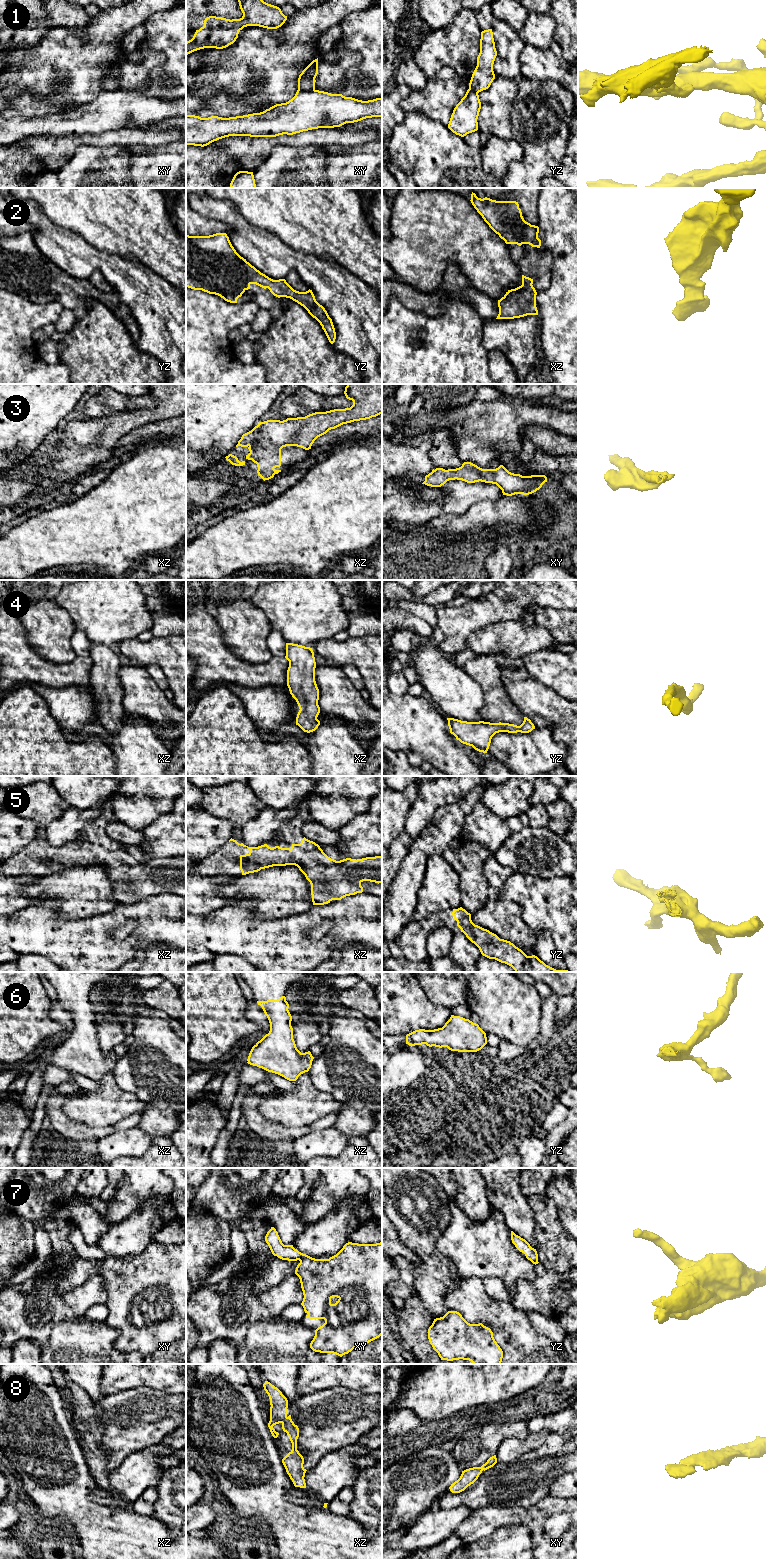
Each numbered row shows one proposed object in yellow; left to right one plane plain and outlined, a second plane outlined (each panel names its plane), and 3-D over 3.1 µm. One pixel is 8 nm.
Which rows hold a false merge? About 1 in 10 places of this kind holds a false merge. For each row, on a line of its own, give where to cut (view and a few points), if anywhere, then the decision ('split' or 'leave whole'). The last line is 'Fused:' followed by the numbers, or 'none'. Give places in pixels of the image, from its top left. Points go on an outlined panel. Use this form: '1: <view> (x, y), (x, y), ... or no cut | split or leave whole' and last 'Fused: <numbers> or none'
1: xy (298, 88), (314, 90) | split
2: no cut | leave whole
3: no cut | leave whole
4: no cut | leave whole
5: no cut | leave whole
6: no cut | leave whole
7: no cut | leave whole
8: no cut | leave whole
Fused: 1

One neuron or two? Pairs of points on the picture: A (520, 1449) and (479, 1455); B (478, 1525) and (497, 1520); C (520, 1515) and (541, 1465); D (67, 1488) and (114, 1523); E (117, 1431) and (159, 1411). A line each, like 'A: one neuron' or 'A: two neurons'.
A: two neurons
B: one neuron
C: two neurons
D: one neuron
E: one neuron

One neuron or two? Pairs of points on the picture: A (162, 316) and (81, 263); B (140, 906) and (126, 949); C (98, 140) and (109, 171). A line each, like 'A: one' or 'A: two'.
A: one
B: one
C: two

